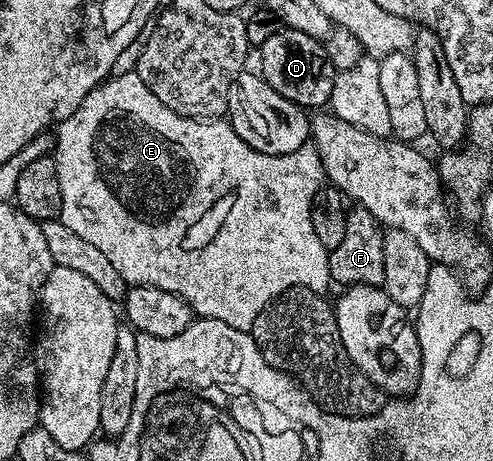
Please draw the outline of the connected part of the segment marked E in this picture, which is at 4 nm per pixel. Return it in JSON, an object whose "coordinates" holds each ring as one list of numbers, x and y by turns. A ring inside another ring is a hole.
{"coordinates":[[136,75,117,78,112,83,117,92,104,92,104,90,89,92,87,98,83,98,81,105,75,110,75,114,71,114,56,125,55,159,59,170,59,190,63,190,63,206,59,218,71,230,75,230,79,238,91,242,91,246,96,246,111,261,111,266,119,270,126,285,150,284,152,288,167,290,171,294,182,296,198,317,227,322,227,326,235,326,235,330,244,332,249,332,255,318,259,318,262,310,280,292,286,292,288,288,300,286,322,294,328,293,328,288,331,288,330,249,325,248,323,242,319,242,315,226,311,226,311,202,318,190,326,183,325,171,316,148,306,146,282,156,263,154,247,146,247,142,243,142,243,138,235,134,232,124,224,119,212,122,192,120,175,114,175,110,167,110,167,106,163,106,163,102,159,102,155,94,144,90,133,93,139,88],[113,107,121,108,121,112,109,112,109,108]]}

